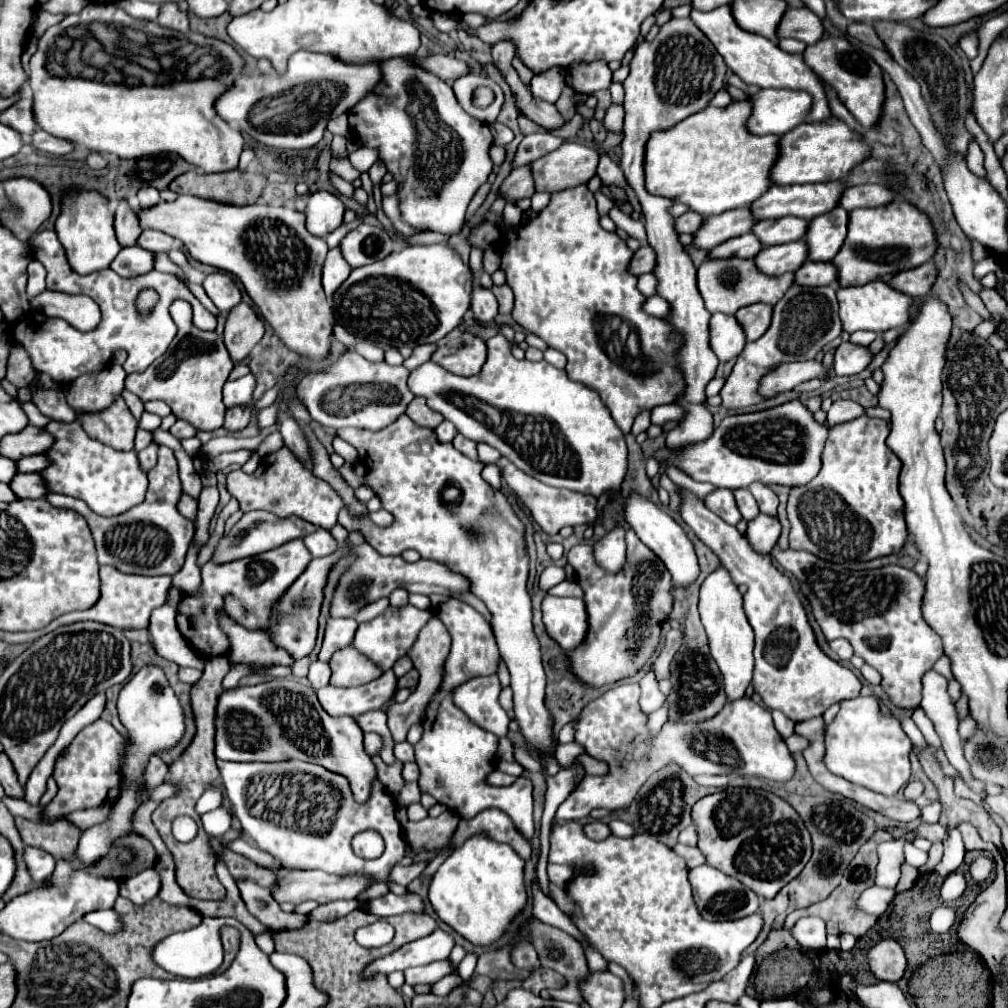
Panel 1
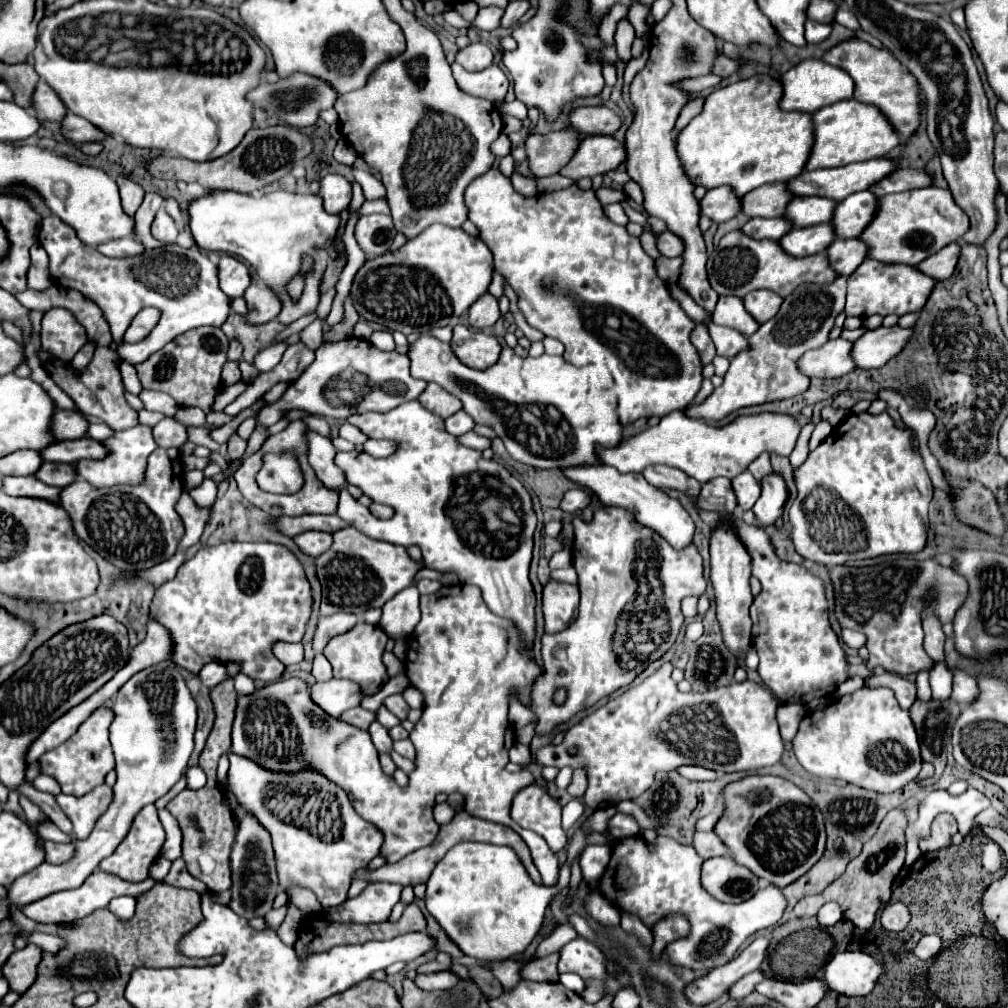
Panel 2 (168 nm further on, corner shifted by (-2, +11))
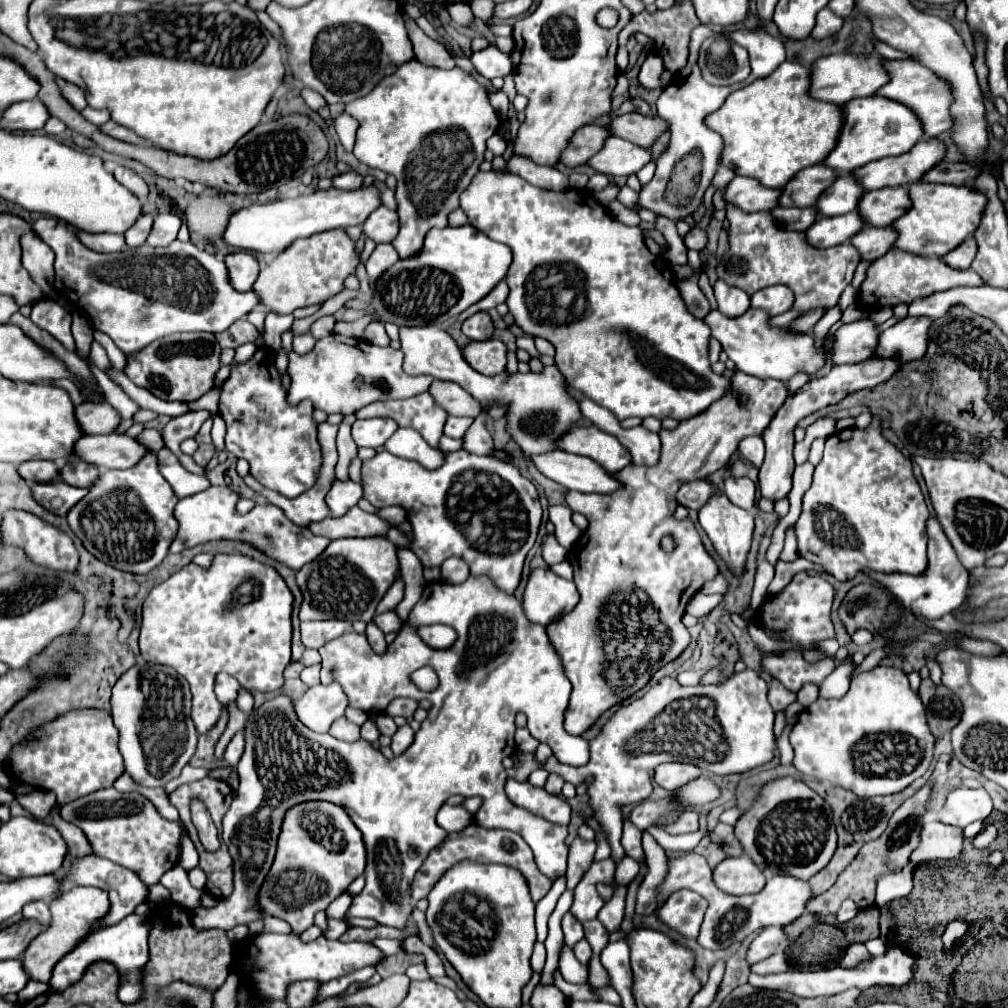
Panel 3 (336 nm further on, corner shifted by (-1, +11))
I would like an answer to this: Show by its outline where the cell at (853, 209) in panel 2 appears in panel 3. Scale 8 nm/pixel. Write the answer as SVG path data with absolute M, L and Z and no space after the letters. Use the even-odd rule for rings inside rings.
M905 186L879 188L865 192L859 202L859 212L869 226L891 226L895 218L901 218L911 208Z

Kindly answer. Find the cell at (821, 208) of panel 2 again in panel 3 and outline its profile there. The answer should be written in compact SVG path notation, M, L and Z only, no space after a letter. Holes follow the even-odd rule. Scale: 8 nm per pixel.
M845 174L835 180L835 184L825 190L817 202L819 216L839 216L853 212L859 204L859 198L865 194L863 186L855 182L855 174Z

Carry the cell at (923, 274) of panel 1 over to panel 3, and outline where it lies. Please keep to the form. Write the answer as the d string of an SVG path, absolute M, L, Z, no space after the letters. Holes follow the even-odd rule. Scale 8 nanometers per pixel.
M967 238L957 250L949 252L943 260L945 260L951 268L967 270L967 268L971 266L971 262L975 260L975 254L977 254L977 242L975 242L975 238Z

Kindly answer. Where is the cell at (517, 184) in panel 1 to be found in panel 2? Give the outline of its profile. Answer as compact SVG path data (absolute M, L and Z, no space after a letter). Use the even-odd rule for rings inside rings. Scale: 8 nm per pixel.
M574 130L530 134L526 140L526 160L534 178L552 176L564 166L578 146Z

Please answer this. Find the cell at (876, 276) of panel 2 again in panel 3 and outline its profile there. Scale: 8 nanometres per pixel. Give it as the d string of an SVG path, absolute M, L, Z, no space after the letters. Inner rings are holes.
M893 248L885 256L877 258L871 264L871 268L867 270L867 280L861 284L859 302L867 310L871 310L871 308L879 308L879 306L897 306L901 302L911 304L917 298L929 296L933 292L949 290L955 286L981 286L981 284L983 284L983 280L971 268L955 270L955 268L947 266L941 258L923 258L917 254Z

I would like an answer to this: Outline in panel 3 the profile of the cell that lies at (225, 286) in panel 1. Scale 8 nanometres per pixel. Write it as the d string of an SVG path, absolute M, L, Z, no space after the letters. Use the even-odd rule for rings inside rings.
M233 252L225 258L225 264L235 290L247 292L253 288L253 282L259 276L259 260L251 252Z

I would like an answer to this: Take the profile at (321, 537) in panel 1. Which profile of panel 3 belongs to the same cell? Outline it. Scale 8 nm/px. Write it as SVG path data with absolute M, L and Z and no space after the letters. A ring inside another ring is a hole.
M209 486L199 494L179 500L175 506L175 520L179 522L179 530L171 544L171 552L183 552L185 548L193 548L211 540L239 540L255 546L259 552L263 552L263 556L297 572L301 566L315 560L331 542L323 536L311 534L311 530L307 528L289 522L283 510L279 510L277 506L263 504L255 506L247 514L237 514L237 502L239 494L229 486Z

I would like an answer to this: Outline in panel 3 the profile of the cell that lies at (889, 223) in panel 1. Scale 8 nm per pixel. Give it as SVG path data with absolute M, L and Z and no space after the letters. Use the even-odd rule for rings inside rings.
M915 182L913 186L909 186L909 196L913 200L911 210L907 210L893 224L899 232L895 246L929 258L943 258L945 254L955 250L967 236L971 236L977 230L987 206L987 196L983 192L975 192L971 186Z

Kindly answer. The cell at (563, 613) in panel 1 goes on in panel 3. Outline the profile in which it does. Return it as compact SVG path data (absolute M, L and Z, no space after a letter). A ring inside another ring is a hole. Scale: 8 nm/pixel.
M535 568L529 574L523 608L531 622L547 626L579 602L579 592L571 580L565 580L549 568Z

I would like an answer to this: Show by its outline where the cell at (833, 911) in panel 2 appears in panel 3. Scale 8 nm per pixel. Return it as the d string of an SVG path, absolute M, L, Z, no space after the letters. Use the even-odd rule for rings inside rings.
M847 900L847 902L841 906L841 910L837 912L837 920L839 920L839 922L847 922L847 920L855 918L857 912L859 912L859 906L857 906L853 900Z

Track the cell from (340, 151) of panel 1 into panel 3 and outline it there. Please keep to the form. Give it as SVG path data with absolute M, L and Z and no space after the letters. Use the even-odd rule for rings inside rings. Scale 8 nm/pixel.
M375 182L375 186L381 190L381 202L383 202L383 206L387 206L387 208L393 208L393 210L397 210L397 202L395 202L395 192L393 190L389 190L383 182Z

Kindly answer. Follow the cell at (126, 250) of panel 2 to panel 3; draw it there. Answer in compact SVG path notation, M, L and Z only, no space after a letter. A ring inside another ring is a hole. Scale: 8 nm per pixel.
M75 230L75 234L87 248L91 248L95 252L117 252L125 246L123 234L111 234L111 232L91 234L91 232L83 232L83 230Z

